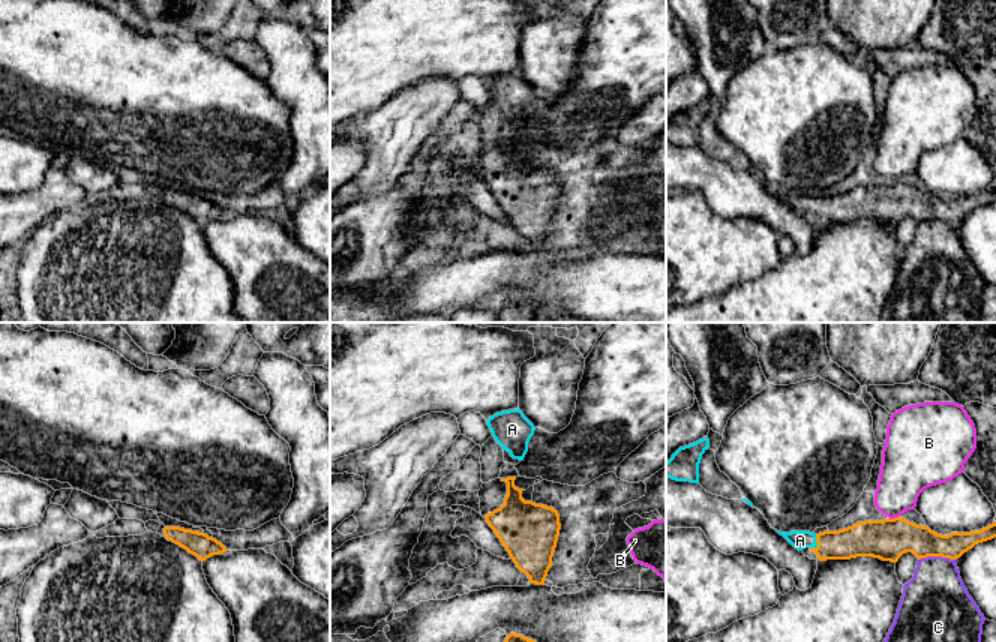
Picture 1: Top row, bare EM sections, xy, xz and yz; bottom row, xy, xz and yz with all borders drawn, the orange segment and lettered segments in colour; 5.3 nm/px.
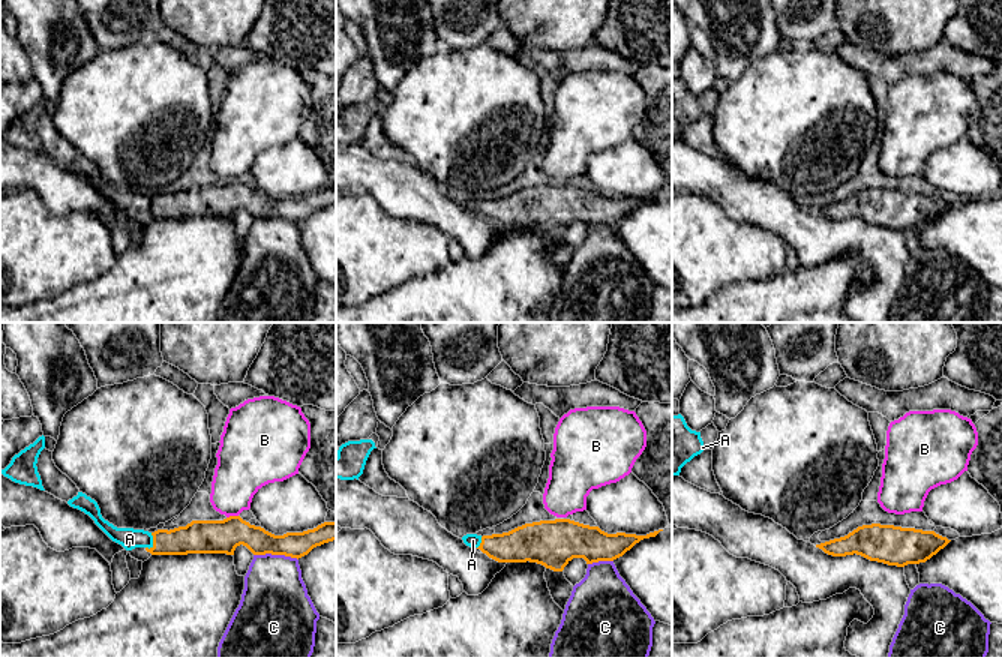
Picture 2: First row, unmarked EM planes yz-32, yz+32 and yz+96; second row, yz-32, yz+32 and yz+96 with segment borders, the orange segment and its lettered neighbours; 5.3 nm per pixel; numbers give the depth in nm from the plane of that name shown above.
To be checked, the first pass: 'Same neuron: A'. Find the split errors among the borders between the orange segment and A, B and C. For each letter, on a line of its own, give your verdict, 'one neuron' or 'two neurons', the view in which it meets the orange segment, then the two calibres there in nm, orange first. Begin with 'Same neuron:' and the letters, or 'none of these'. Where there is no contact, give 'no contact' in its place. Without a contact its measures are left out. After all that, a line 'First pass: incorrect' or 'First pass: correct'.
Same neuron: A
A: one neuron; contact in yz; calibres 190 and 100 nm
B: two neurons; contact in yz; calibres 220 and 280 nm
C: two neurons; contact in yz; calibres 200 and 360 nm
First pass: correct

